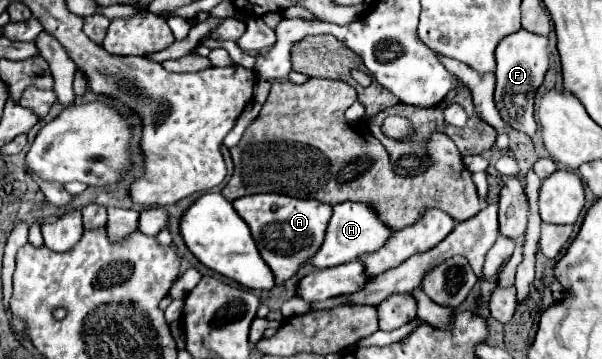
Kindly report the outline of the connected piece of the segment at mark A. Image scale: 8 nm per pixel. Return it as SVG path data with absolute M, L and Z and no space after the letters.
M278 193L240 197L232 205L250 227L252 239L256 241L262 259L274 273L276 285L282 285L286 279L290 279L298 271L298 267L318 251L328 219L332 215L332 207L326 203L314 199L294 199Z

